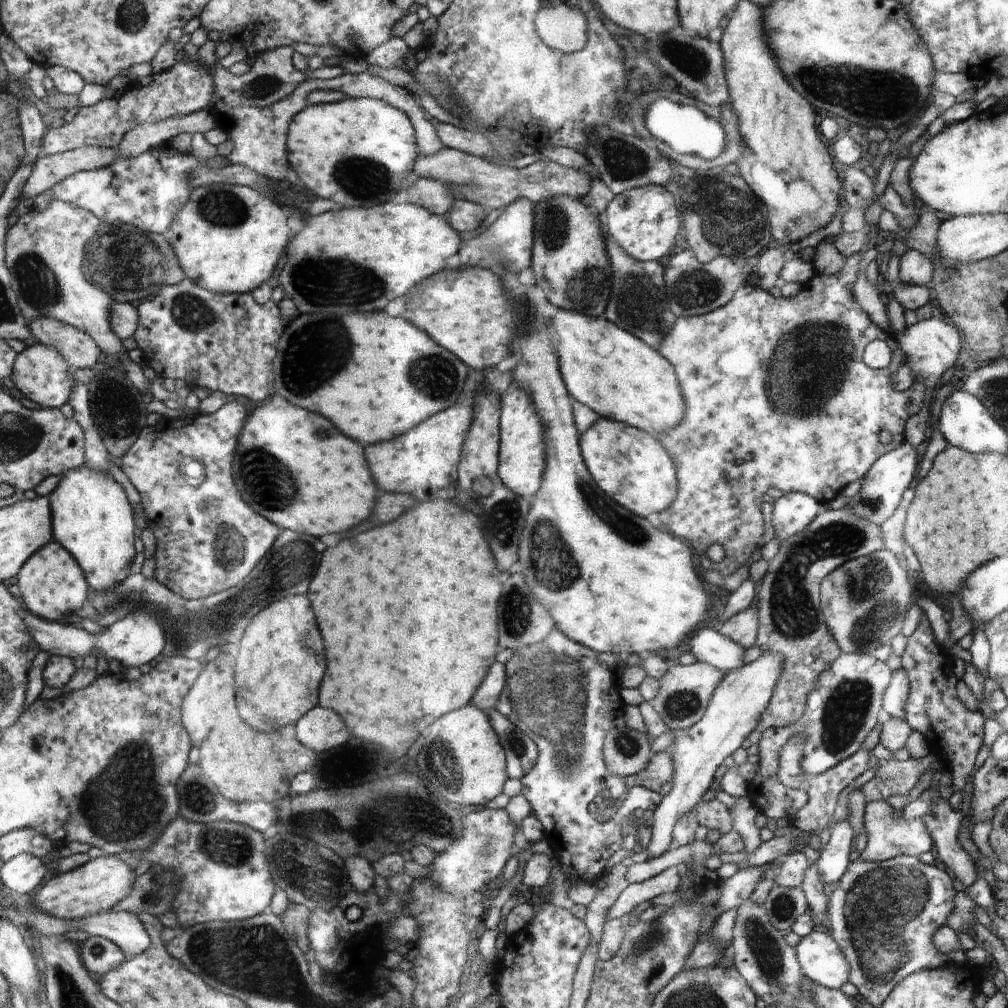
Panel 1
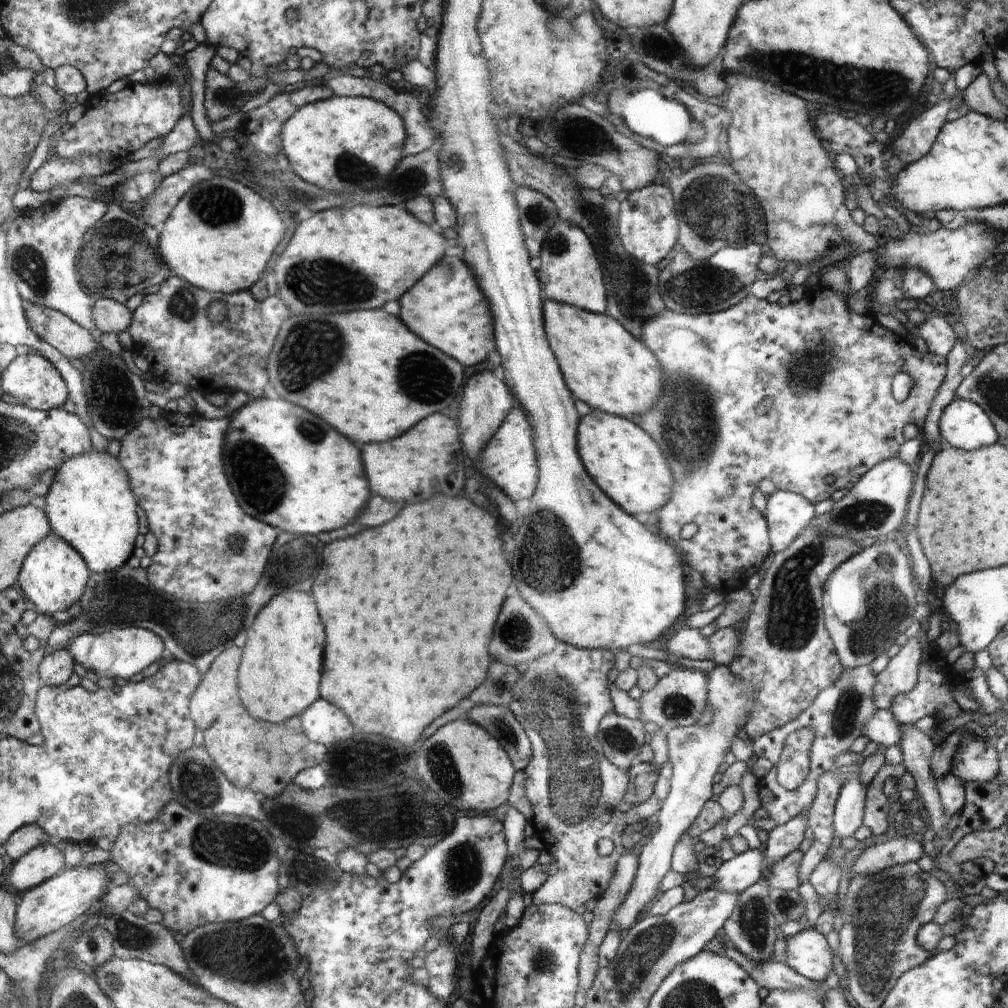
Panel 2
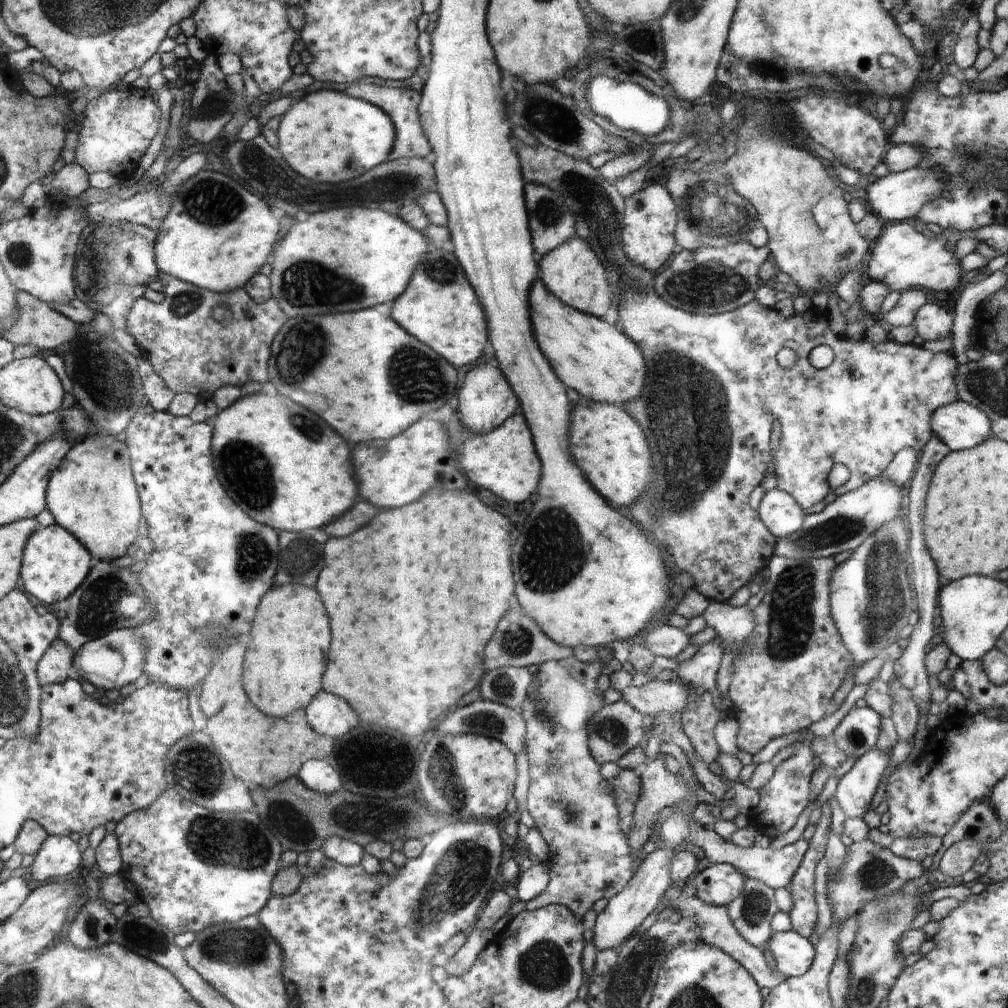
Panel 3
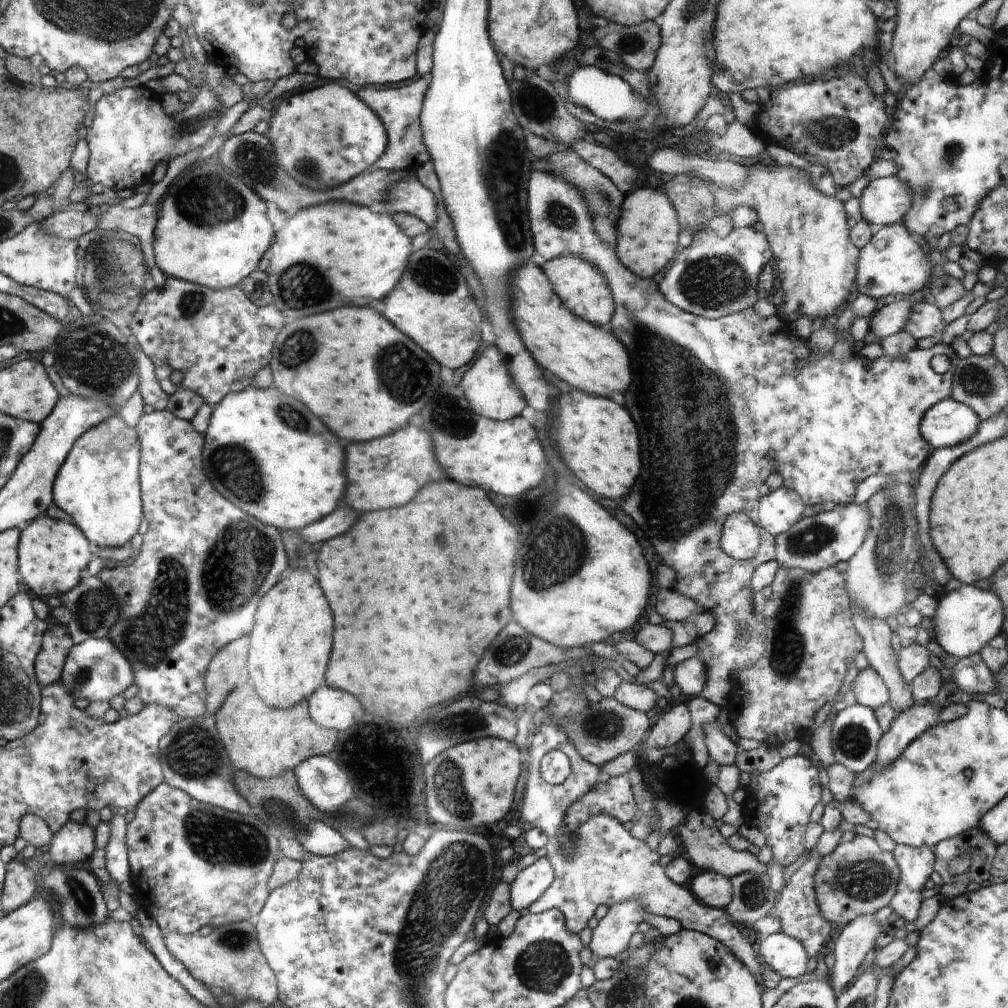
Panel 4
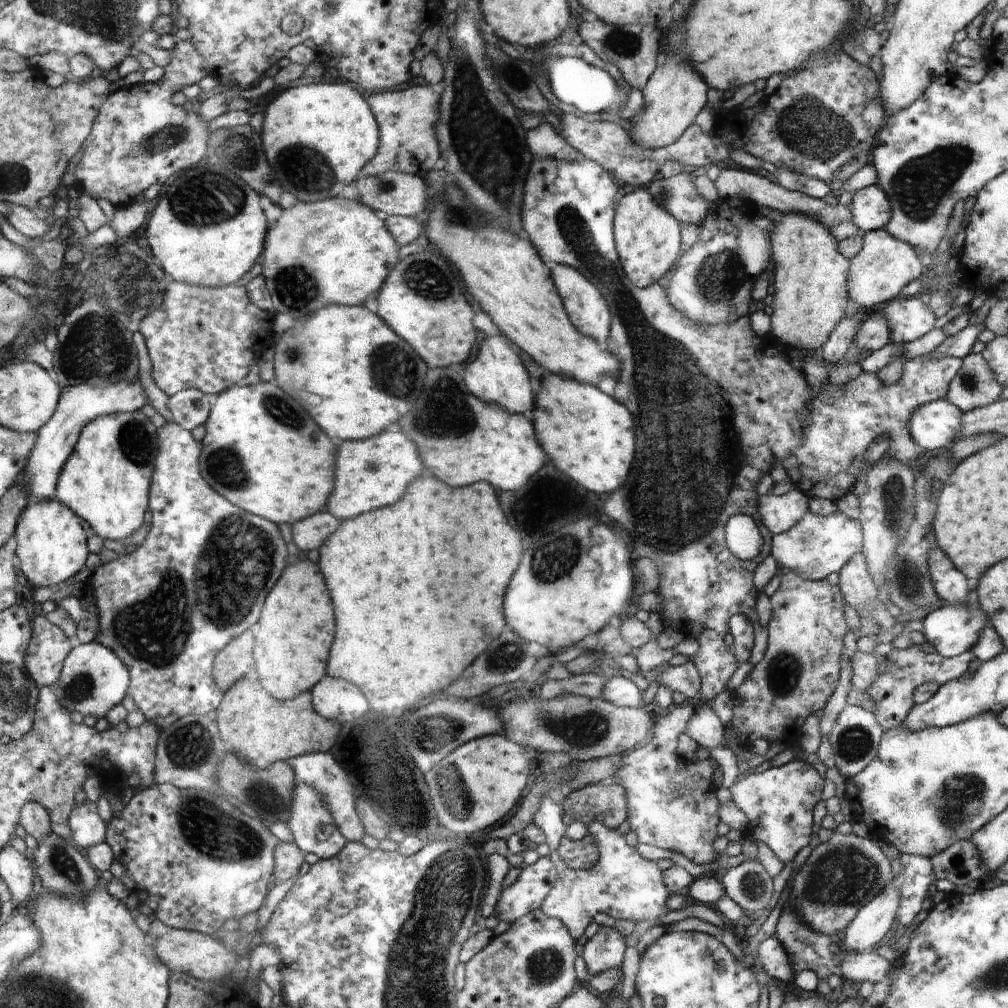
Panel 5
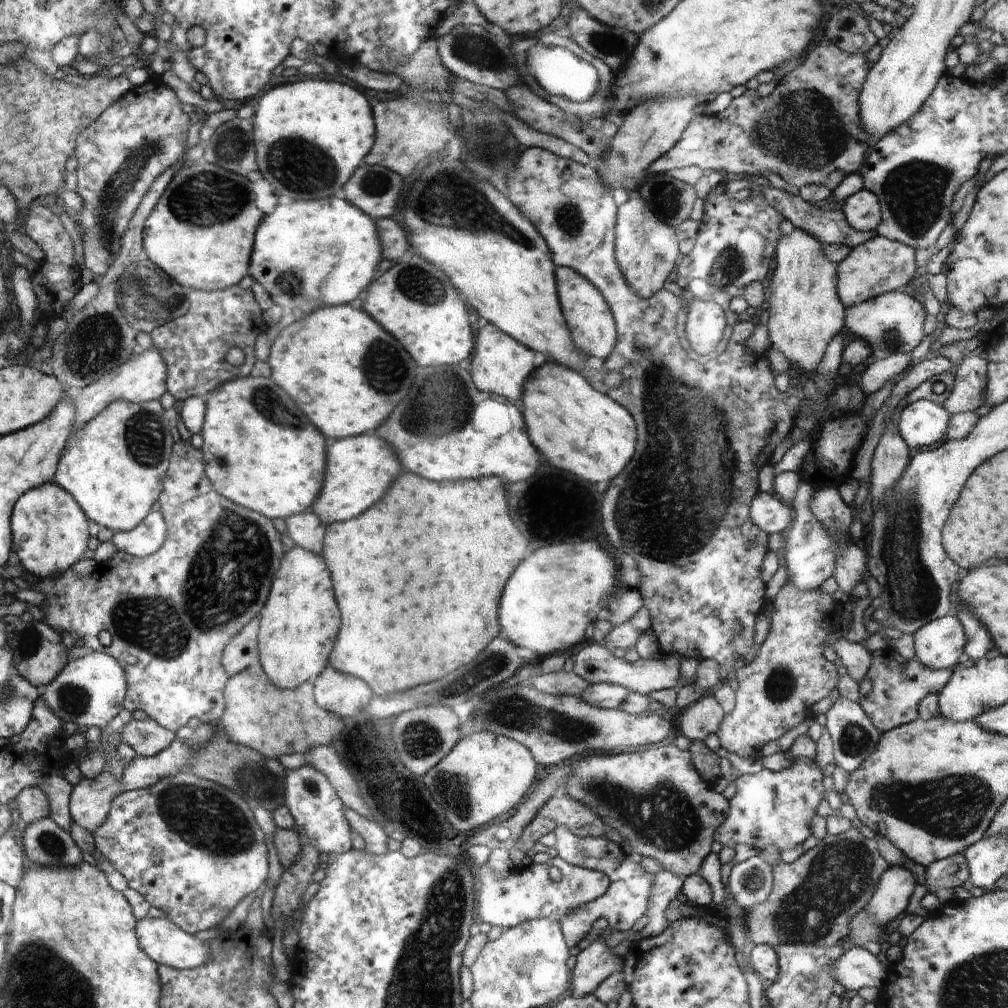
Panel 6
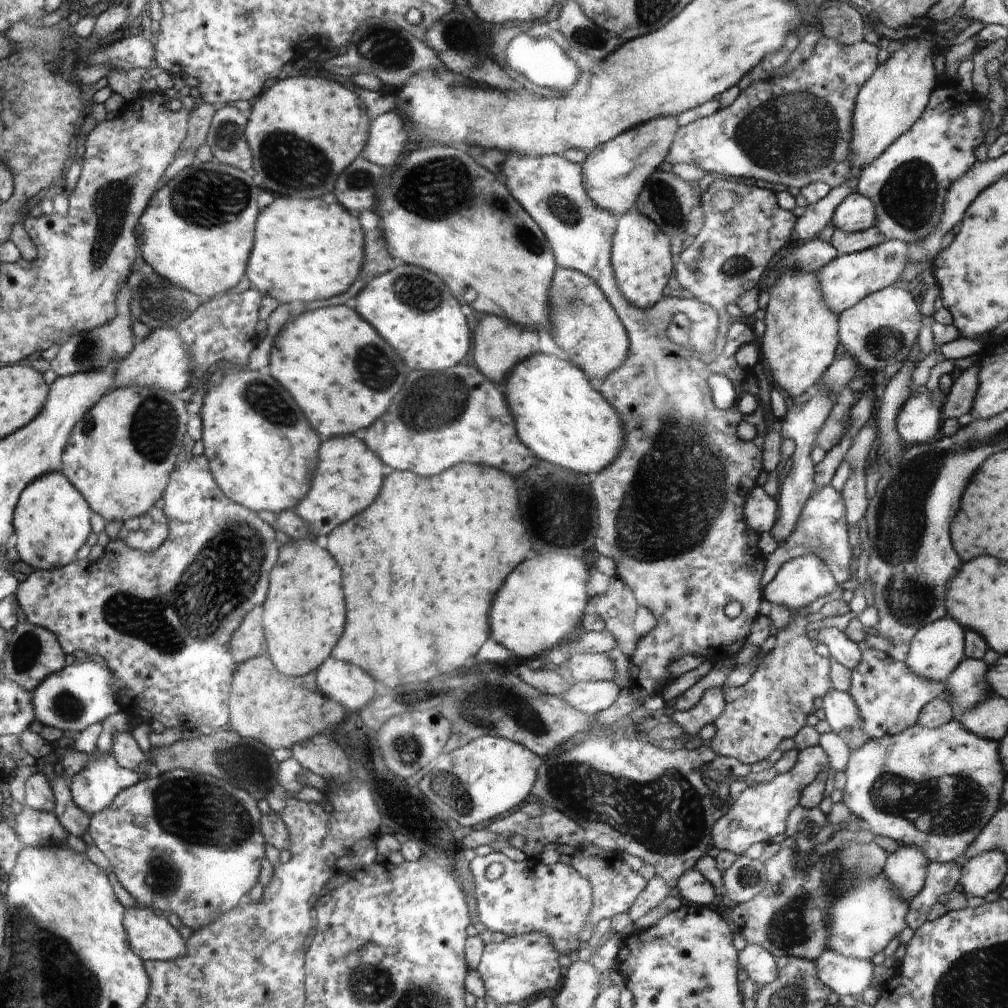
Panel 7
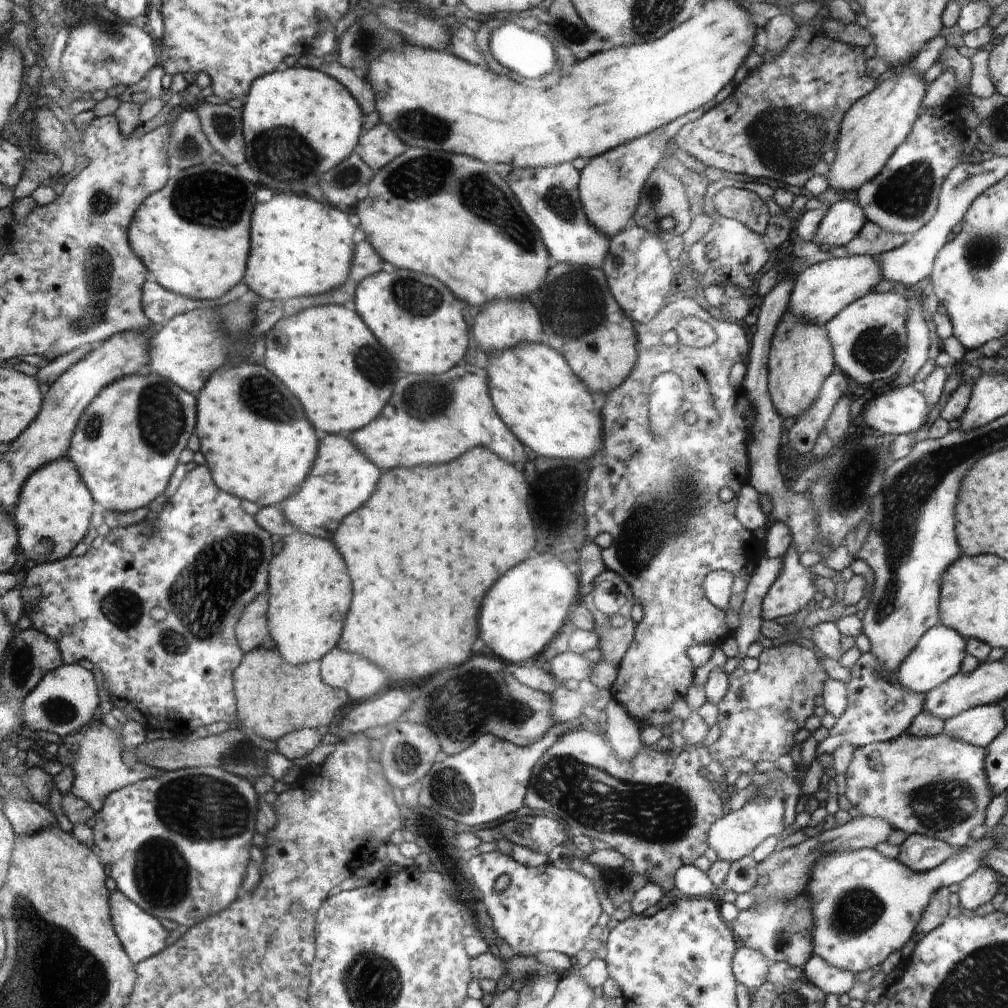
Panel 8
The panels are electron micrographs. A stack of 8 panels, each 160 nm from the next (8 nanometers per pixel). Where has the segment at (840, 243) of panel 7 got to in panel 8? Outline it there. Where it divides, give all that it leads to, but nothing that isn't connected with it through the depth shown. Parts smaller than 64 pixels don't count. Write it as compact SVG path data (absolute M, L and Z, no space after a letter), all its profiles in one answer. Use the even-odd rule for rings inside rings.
M872 221L864 223L862 230L848 243L848 255L868 255L877 257L883 252L894 250L902 246L910 236L888 232Z

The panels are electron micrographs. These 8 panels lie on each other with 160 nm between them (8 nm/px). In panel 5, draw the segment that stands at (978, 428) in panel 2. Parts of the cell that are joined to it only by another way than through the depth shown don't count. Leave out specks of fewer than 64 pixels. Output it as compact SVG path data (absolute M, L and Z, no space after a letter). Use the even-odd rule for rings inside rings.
M945 398L920 405L910 418L911 438L921 450L942 450L959 435L962 412Z

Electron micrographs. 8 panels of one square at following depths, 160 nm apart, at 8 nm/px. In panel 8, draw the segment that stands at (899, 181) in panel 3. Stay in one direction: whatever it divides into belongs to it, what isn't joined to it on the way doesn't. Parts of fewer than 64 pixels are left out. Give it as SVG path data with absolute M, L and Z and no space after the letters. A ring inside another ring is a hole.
M842 197L829 205L812 241L821 250L829 252L832 248L850 243L867 221L863 208L853 197Z

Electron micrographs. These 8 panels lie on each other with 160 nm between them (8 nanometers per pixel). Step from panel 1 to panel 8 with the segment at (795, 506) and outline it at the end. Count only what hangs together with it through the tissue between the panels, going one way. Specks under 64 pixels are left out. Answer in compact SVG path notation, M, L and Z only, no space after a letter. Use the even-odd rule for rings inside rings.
M743 484L735 494L735 516L747 529L755 532L757 528L767 526L771 520L770 516L762 511L760 507L760 495L755 488Z

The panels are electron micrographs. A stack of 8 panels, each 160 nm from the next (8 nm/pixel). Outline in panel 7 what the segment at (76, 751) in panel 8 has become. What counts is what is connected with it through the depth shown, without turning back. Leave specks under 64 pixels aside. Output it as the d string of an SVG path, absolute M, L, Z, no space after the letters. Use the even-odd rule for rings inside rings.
M104 751L68 783L72 800L92 816L104 810L121 790L136 784L143 777L120 766L111 751Z

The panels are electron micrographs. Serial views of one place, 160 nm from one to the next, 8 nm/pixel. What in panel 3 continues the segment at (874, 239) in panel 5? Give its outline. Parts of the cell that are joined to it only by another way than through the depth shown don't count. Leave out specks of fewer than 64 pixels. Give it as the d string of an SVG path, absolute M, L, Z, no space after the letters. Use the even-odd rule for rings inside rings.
M898 221L882 228L882 232L879 234L874 248L872 248L871 255L866 261L866 274L864 278L867 282L885 284L890 292L894 290L904 292L910 289L921 288L950 292L960 289L961 272L961 262L954 258L954 252L946 249L945 237L942 237L940 240L929 238L926 250L924 250L924 236L914 229L913 224Z

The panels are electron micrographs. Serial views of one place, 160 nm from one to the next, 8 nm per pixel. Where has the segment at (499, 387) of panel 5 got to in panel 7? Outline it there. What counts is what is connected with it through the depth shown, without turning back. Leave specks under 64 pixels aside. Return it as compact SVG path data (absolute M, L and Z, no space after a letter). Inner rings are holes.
M482 316L474 328L475 347L472 349L472 361L476 368L490 380L505 384L507 376L518 366L520 360L530 359L538 353L538 334L532 329L522 328L519 324L508 322L498 316Z

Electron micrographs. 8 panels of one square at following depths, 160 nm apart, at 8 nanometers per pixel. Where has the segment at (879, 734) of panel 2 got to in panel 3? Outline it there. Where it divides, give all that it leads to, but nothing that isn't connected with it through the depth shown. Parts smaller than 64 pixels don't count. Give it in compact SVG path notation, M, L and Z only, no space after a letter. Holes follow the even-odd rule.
M868 706L851 708L834 729L831 739L847 759L858 760L875 748L882 719Z

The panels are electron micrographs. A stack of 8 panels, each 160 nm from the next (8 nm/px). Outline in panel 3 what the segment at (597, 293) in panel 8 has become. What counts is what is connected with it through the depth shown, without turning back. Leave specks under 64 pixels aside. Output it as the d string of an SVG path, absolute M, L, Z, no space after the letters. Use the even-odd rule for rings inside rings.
M577 236L556 247L554 251L541 257L539 267L540 280L547 288L552 288L552 292L556 292L556 296L560 296L560 300L566 305L600 319L610 312L613 302L612 288L602 263L584 239Z

